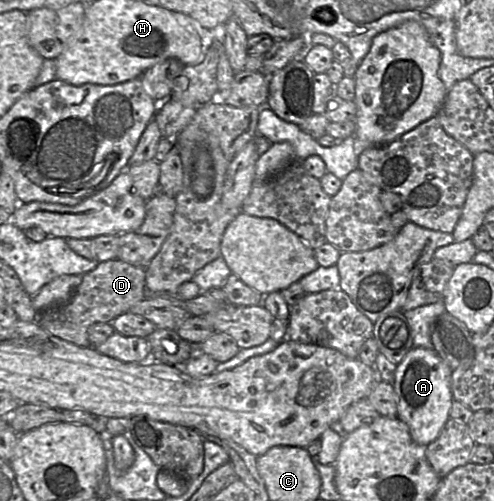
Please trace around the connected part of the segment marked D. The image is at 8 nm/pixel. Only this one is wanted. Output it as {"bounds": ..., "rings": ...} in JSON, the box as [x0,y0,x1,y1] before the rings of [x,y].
{"bounds":[36,258,146,347],"rings":[[[117,258],[99,262],[93,270],[82,275],[81,283],[67,302],[40,312],[36,322],[58,338],[78,346],[89,347],[92,345],[87,334],[88,328],[98,322],[111,323],[117,316],[128,312],[133,305],[146,299],[146,289],[145,267],[134,266]]]}

